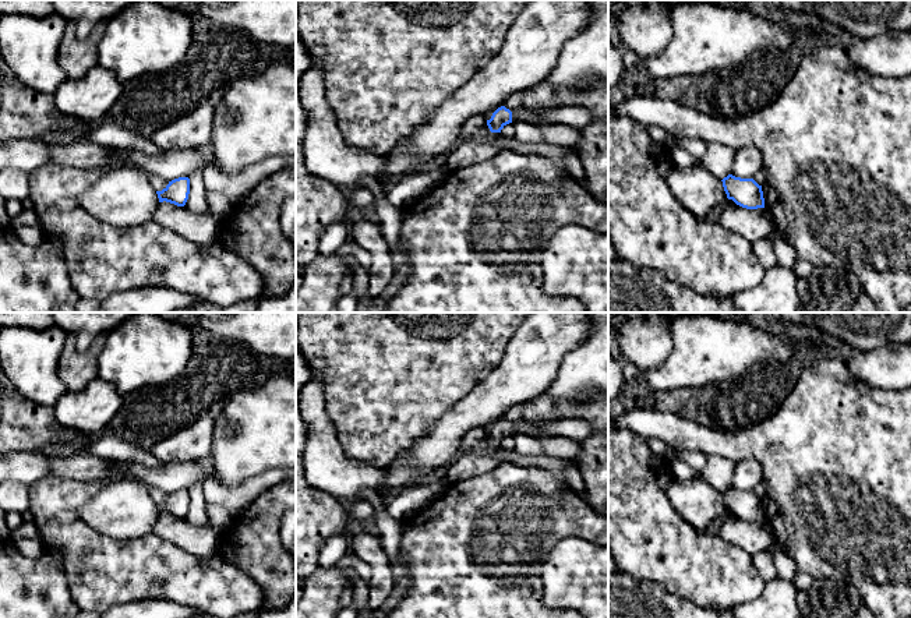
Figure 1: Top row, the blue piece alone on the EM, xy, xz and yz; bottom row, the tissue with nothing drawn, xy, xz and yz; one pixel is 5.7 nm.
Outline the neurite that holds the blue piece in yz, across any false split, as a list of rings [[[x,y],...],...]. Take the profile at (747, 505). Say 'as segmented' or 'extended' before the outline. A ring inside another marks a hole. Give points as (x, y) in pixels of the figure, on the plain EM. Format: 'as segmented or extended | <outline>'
as segmented | [[[728,487],[723,492],[723,499],[728,512],[746,522],[765,520],[762,498],[753,491],[741,491]]]

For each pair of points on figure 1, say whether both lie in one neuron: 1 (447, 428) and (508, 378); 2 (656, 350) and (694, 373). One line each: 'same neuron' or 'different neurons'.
1: same neuron
2: different neurons

